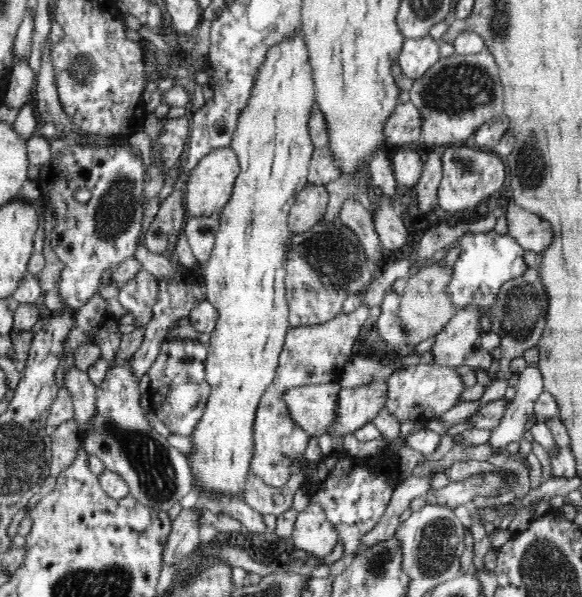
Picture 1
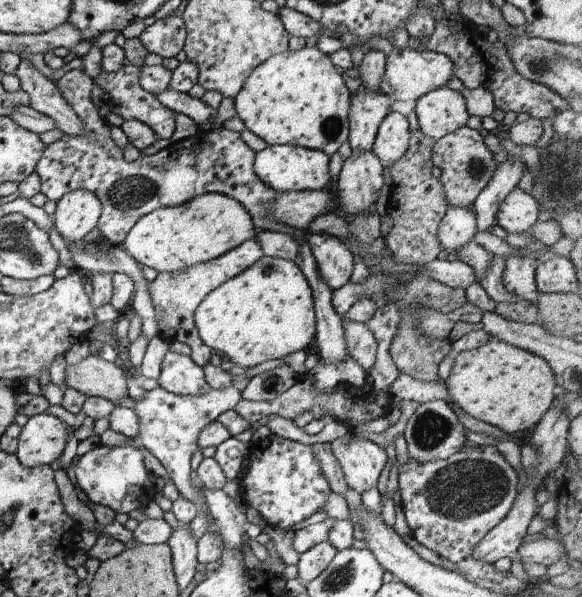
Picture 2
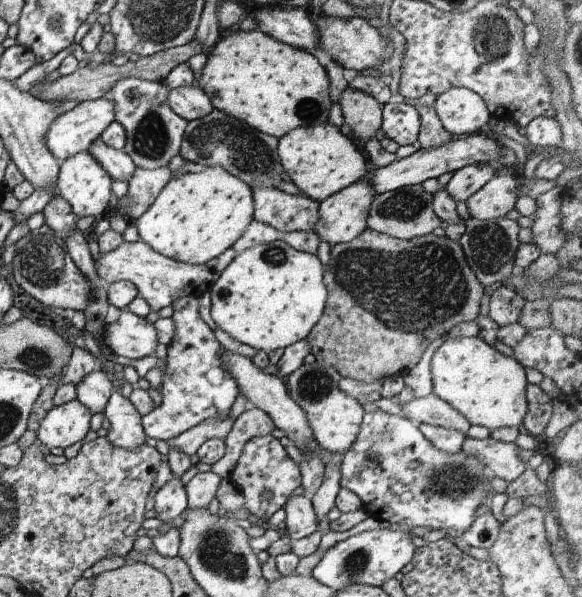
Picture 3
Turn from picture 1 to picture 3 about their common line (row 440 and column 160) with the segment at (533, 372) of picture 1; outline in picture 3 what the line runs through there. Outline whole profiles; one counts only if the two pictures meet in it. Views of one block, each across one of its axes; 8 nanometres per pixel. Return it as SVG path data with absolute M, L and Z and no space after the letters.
M172 475L172 478L161 487L154 496L154 508L158 511L158 519L166 522L176 516L180 516L187 508L187 490L185 489L186 479Z

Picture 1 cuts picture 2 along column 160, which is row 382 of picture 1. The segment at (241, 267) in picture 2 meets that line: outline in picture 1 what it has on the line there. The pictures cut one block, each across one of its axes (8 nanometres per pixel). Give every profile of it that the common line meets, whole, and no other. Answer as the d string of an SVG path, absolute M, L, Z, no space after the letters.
M364 303L356 312L340 314L321 325L290 327L285 336L284 346L279 356L276 376L262 394L255 416L252 434L254 435L254 456L250 470L270 486L280 487L292 478L291 466L306 450L310 435L290 417L282 394L290 388L324 383L338 383L344 366L352 358L352 347L357 346L356 337L371 308Z

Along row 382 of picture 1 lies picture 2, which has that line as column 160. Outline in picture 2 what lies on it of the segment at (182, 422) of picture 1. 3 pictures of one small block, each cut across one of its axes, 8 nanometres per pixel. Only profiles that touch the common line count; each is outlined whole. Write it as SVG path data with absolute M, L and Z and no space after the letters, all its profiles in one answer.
M82 69L64 74L55 85L66 104L84 122L84 134L72 136L64 134L63 139L50 144L38 160L35 174L40 178L41 190L48 200L58 202L66 194L82 189L92 192L102 204L101 218L97 226L102 237L112 245L124 243L128 232L146 214L162 206L178 206L205 193L224 194L238 200L249 213L254 229L284 232L300 244L300 252L295 264L302 270L313 293L316 316L316 346L320 360L336 364L348 358L348 348L344 340L342 318L332 306L333 292L326 282L322 282L316 260L307 244L307 232L278 222L270 212L279 192L266 186L254 172L255 153L242 141L240 133L221 127L218 130L204 130L192 138L184 138L153 155L140 156L134 162L124 159L123 150L114 142L110 124L100 116L98 106L93 103L91 92L95 86Z

